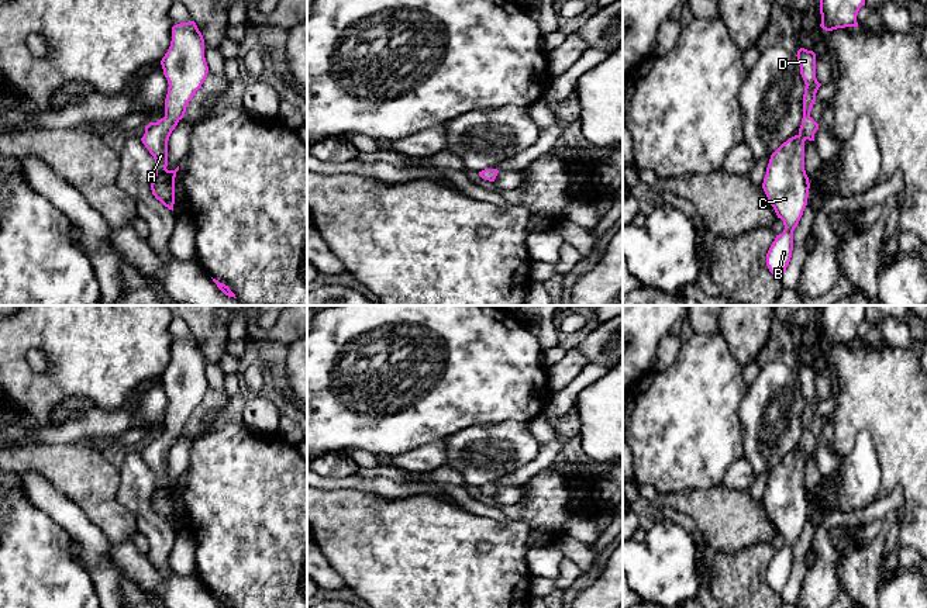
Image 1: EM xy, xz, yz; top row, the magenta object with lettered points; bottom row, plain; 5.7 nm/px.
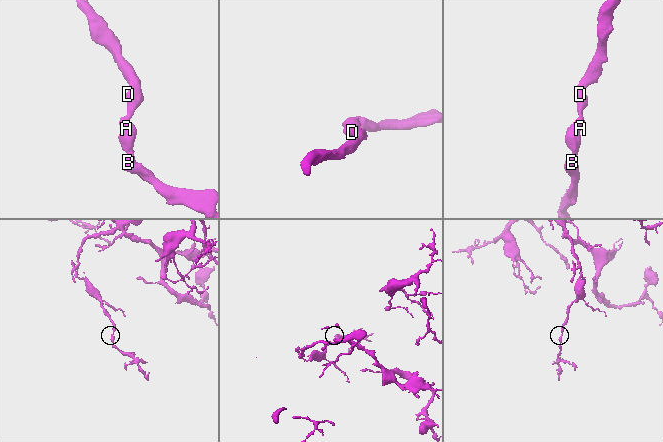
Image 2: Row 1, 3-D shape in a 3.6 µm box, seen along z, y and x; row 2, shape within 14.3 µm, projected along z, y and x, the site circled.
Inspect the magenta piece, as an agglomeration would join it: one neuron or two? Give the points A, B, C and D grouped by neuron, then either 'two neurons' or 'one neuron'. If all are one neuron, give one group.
groups A B C D; one neuron

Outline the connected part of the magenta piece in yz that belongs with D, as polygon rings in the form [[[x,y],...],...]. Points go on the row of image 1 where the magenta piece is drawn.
[[[797,51],[800,75],[804,80],[803,118],[799,134],[783,142],[772,155],[762,189],[785,229],[776,235],[766,253],[769,272],[780,279],[789,266],[793,251],[793,231],[797,227],[809,197],[809,177],[804,170],[804,141],[814,141],[819,124],[810,117],[816,93],[821,86],[816,79],[816,53]]]

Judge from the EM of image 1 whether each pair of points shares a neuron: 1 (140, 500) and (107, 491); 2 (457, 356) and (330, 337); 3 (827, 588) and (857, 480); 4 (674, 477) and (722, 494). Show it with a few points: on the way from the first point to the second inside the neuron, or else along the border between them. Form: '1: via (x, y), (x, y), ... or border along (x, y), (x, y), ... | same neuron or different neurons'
1: border along (119, 472), (119, 501), (137, 521) | different neurons
2: via (426, 351), (361, 349) | same neuron
3: border along (876, 498), (861, 510), (837, 512) | different neurons
4: border along (722, 482), (706, 489), (683, 489), (674, 493) | different neurons

